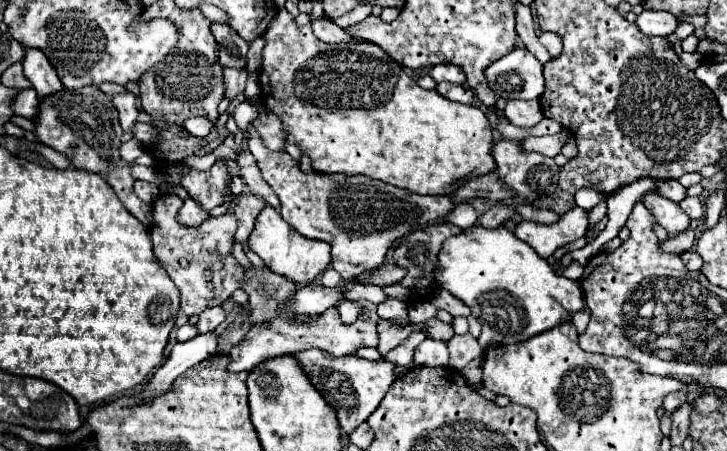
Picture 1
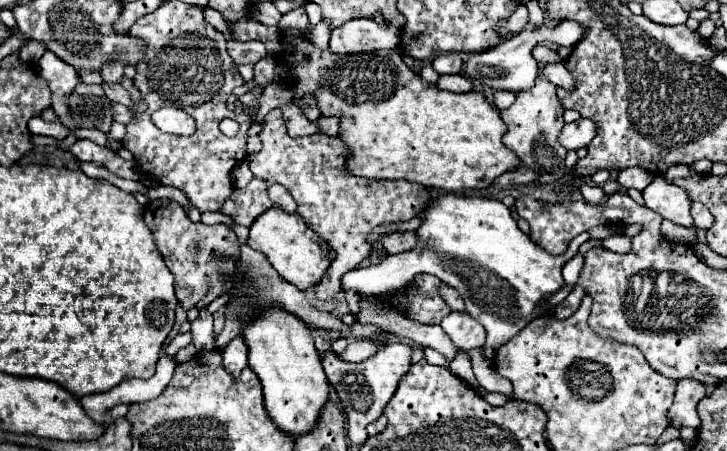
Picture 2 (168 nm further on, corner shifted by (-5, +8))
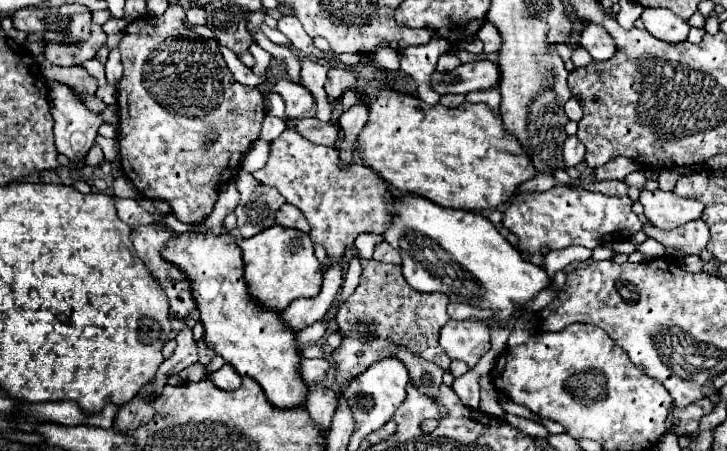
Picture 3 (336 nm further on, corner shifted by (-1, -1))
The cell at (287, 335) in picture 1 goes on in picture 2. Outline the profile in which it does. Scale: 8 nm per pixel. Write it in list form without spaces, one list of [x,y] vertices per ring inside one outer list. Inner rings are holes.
[[[236,337],[232,339],[224,351],[222,351],[222,357],[224,357],[224,369],[232,375],[232,377],[238,377],[242,373],[242,369],[248,365],[248,351],[246,351],[246,343],[242,337]]]

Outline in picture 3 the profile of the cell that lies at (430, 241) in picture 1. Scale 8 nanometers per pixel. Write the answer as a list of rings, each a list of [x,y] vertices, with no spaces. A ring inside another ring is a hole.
[[[382,242],[376,246],[374,250],[374,260],[380,260],[380,262],[392,262],[392,264],[402,264],[402,258],[398,256],[398,250],[394,250],[390,244]]]

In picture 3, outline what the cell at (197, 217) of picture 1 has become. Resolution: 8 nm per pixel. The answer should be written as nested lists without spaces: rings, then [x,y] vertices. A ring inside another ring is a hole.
[[[238,172],[234,182],[240,192],[240,204],[236,206],[238,230],[244,238],[252,238],[274,224],[274,214],[286,200],[274,188],[258,184],[248,172]]]

